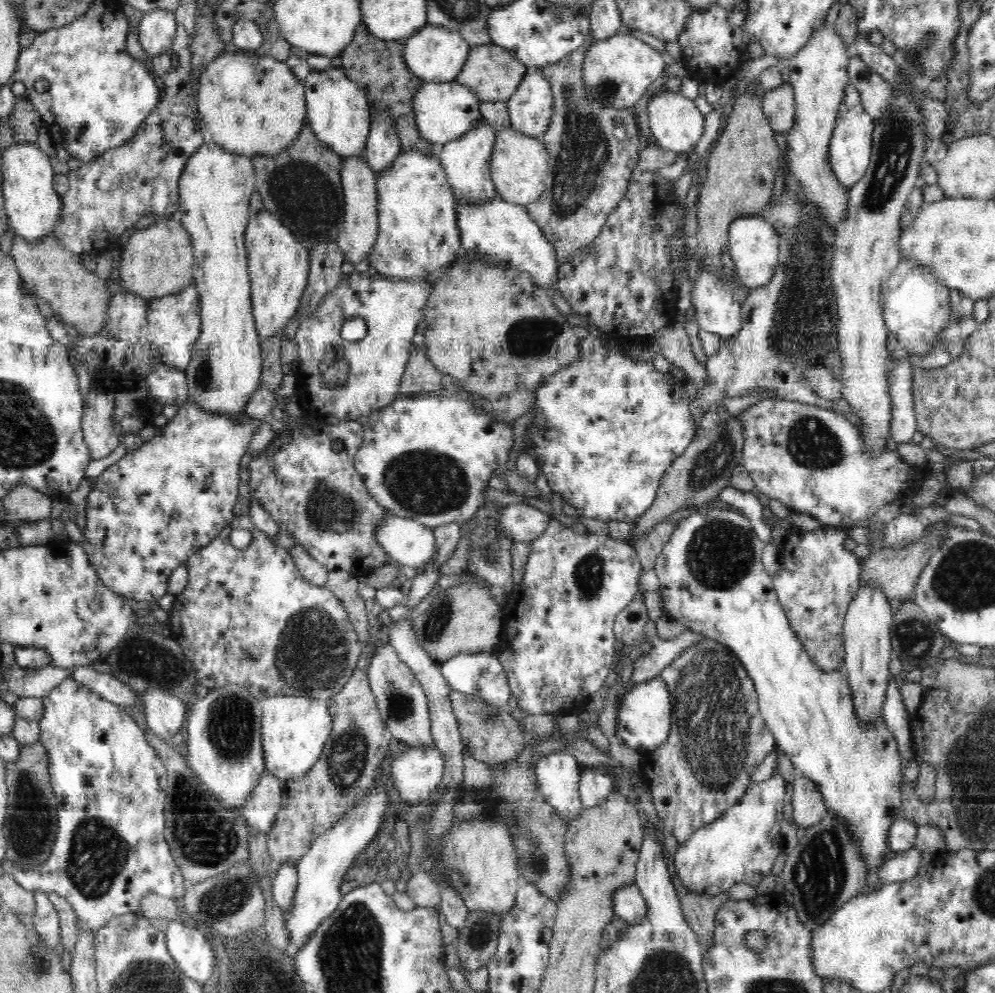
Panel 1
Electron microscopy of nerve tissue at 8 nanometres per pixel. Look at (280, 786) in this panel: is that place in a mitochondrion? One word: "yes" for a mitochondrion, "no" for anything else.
no

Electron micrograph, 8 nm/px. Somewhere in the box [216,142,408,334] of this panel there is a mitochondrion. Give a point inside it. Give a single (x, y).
(307, 199)

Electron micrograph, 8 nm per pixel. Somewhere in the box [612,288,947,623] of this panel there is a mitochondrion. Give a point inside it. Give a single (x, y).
(720, 554)

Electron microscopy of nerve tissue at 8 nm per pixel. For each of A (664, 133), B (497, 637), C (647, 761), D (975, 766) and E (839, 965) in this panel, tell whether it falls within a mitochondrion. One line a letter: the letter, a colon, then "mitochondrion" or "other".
A: other
B: other
C: other
D: mitochondrion
E: other

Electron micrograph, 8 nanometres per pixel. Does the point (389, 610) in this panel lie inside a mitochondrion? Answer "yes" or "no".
no

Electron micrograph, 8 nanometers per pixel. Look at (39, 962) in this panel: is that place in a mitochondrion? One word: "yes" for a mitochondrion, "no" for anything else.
yes

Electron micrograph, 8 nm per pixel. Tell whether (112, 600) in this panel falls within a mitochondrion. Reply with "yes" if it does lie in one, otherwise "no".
no

